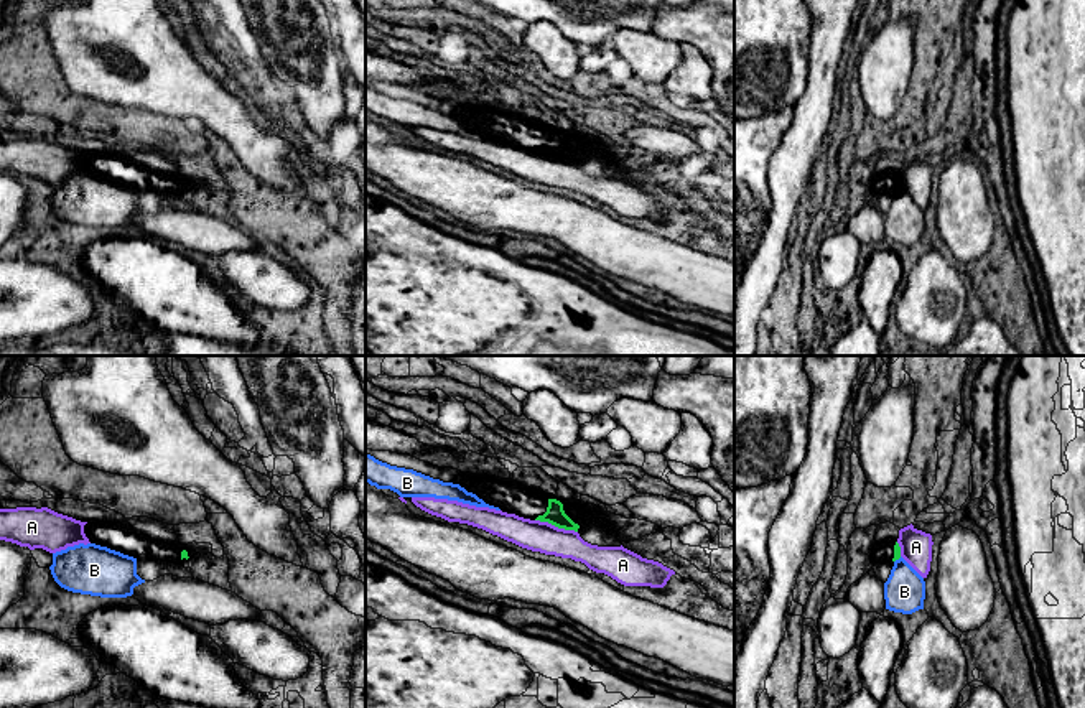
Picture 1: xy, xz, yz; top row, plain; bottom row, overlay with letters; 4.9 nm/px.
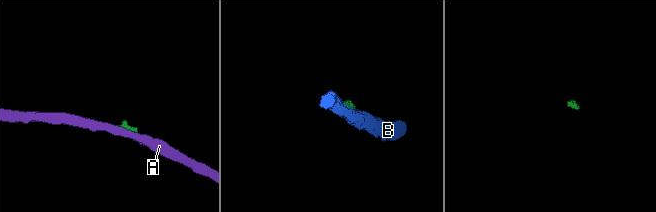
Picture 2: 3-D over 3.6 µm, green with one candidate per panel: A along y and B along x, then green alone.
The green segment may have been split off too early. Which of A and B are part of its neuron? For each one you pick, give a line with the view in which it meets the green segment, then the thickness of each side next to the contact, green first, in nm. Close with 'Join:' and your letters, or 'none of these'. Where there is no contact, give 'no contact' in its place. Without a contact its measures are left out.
Join: none of these

